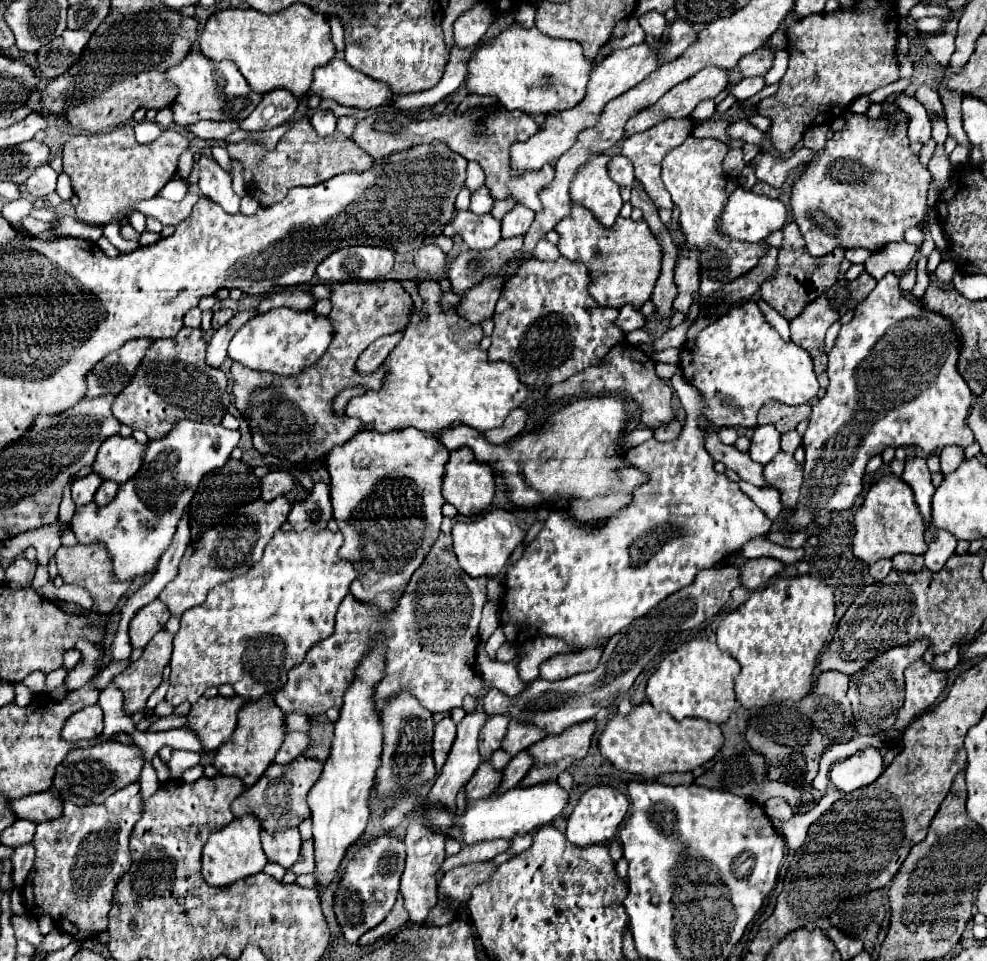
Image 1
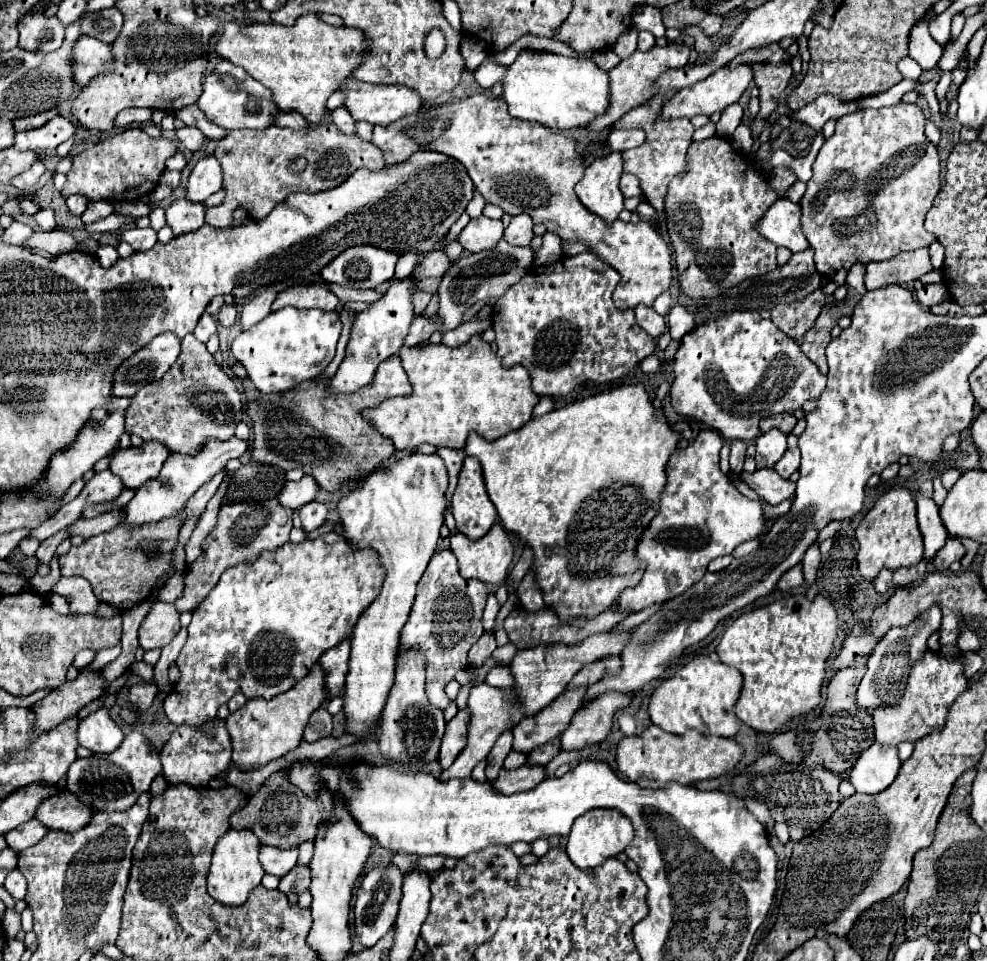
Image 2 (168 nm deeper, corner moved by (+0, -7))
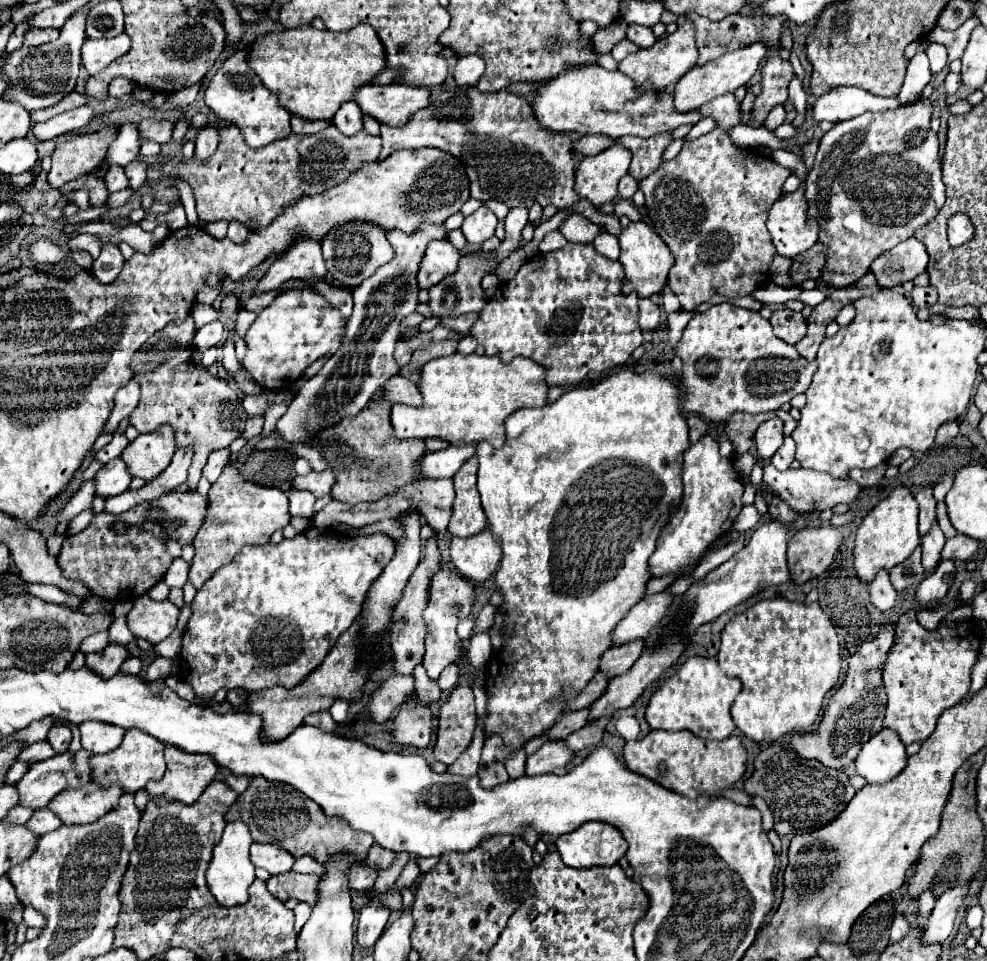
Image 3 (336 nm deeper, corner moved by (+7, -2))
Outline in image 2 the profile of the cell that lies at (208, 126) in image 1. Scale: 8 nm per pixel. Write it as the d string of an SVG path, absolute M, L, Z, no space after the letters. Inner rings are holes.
M186 125L176 131L176 137L178 137L178 141L184 143L184 147L190 149L190 151L200 149L200 145L206 141L206 137L202 135L200 129L196 129L196 127L186 127Z

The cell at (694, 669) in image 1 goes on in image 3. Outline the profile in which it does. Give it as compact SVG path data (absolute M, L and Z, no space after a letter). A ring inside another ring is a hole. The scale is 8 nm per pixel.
M691 656L679 666L677 674L667 678L651 696L645 718L653 730L689 730L699 738L723 740L737 730L729 708L739 690L741 680L727 676L715 658Z

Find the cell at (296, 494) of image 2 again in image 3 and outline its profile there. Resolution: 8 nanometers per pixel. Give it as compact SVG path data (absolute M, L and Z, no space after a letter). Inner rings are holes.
M331 470L325 472L309 472L305 476L297 476L291 482L291 490L309 490L315 498L321 498L331 492L331 486L335 482L335 476Z

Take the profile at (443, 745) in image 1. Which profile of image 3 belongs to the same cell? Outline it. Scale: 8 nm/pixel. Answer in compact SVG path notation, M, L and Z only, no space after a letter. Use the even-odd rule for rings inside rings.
M459 684L439 712L439 732L433 748L435 760L447 766L453 764L457 756L469 746L473 730L475 730L473 690L467 684Z

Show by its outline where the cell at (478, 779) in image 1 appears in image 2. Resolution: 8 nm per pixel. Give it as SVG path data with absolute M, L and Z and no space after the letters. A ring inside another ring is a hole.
M522 765L522 767L512 769L512 771L502 769L502 773L498 775L496 781L492 781L492 785L496 791L510 795L510 793L518 793L518 791L530 791L544 779L546 779L544 767Z

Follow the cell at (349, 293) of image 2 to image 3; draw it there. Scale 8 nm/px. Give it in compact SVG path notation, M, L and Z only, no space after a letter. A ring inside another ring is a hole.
M301 238L275 260L275 264L267 270L267 274L257 282L253 294L259 296L263 292L271 292L289 278L311 278L311 276L325 280L327 276L325 260L321 254L321 246L315 240Z

